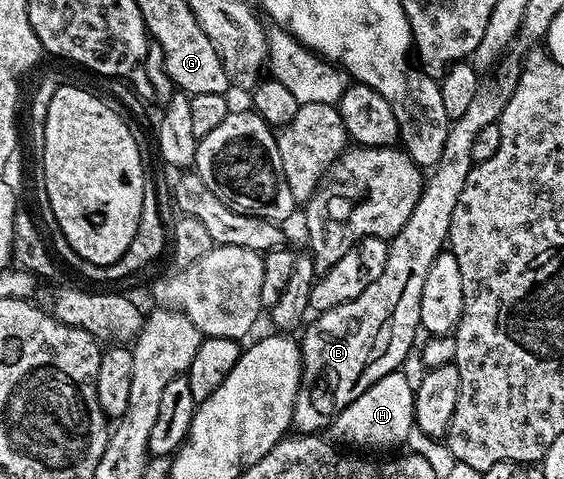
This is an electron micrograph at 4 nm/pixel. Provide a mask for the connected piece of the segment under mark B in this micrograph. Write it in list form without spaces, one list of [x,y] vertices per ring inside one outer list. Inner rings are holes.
[[[509,52],[499,59],[491,71],[492,79],[481,85],[467,111],[449,125],[440,165],[427,175],[424,193],[414,212],[410,212],[410,220],[406,220],[404,227],[388,242],[388,259],[382,276],[378,276],[378,280],[374,280],[374,284],[370,284],[362,296],[354,296],[354,300],[346,304],[338,304],[338,308],[319,311],[315,315],[316,319],[313,317],[303,327],[304,338],[299,339],[299,344],[304,363],[292,417],[292,425],[299,433],[315,434],[323,431],[323,426],[324,429],[331,427],[338,414],[354,400],[358,400],[354,388],[358,376],[366,372],[378,356],[388,352],[392,324],[406,278],[416,266],[418,270],[430,272],[432,261],[445,249],[450,232],[450,216],[454,216],[454,204],[458,204],[462,184],[466,184],[466,176],[470,176],[474,165],[471,154],[474,140],[482,128],[499,123],[504,105],[510,100],[520,79],[521,61],[521,55],[515,52]]]

